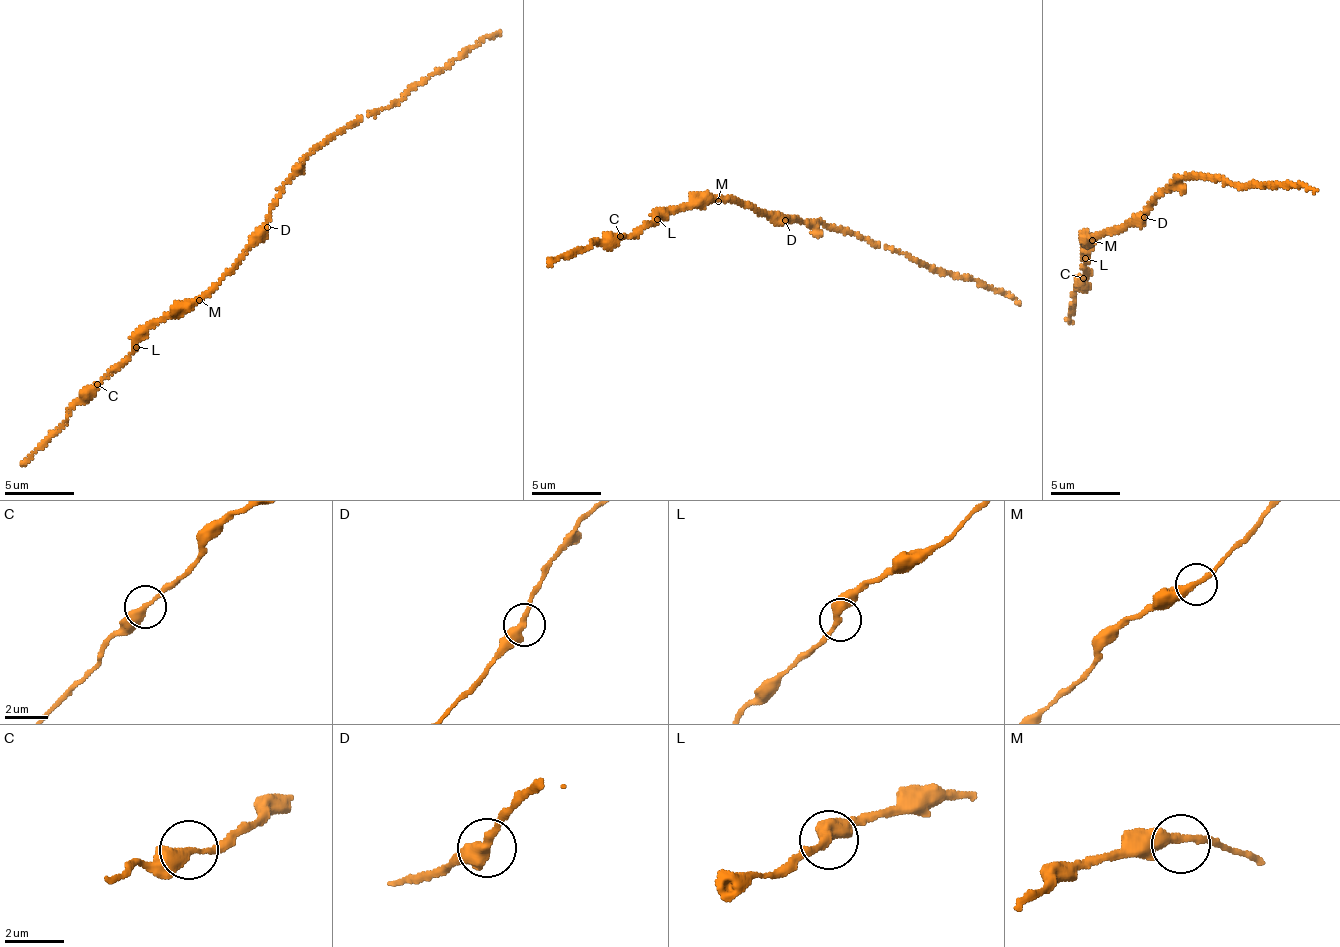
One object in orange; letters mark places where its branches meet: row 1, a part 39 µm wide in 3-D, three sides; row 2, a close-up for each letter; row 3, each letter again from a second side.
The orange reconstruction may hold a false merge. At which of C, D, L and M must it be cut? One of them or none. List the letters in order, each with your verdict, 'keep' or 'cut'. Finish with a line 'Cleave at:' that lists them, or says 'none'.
C: keep
D: keep
L: keep
M: keep
Cleave at: none

